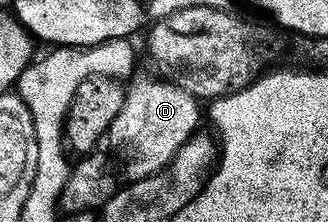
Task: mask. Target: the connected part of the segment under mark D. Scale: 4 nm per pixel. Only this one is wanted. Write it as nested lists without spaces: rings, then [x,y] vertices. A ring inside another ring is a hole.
[[[163,77],[140,78],[124,91],[124,103],[114,116],[106,138],[118,149],[128,149],[132,155],[124,166],[125,179],[135,180],[157,174],[169,166],[172,157],[186,144],[190,135],[197,133],[201,103],[190,92]]]

